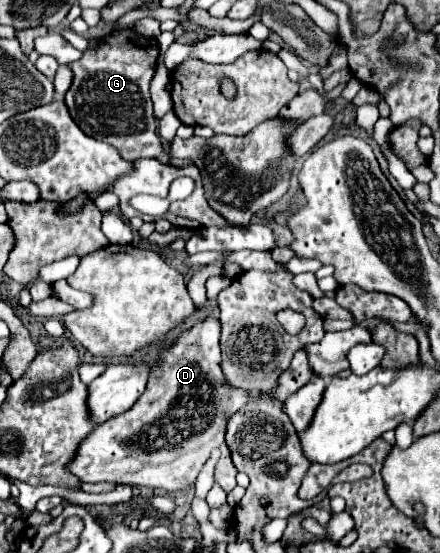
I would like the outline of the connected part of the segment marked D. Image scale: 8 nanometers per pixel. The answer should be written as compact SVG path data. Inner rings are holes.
M206 318L202 322L196 322L188 332L184 332L182 338L176 340L176 344L168 350L160 350L160 366L152 372L150 382L146 386L146 392L138 398L138 402L124 414L104 422L102 426L96 426L78 446L74 458L68 462L68 472L80 478L82 482L122 482L122 484L136 484L136 486L150 486L150 488L162 488L162 490L182 490L196 482L196 476L204 462L210 458L212 450L220 450L220 462L216 466L216 482L230 492L236 486L236 468L232 464L232 456L226 444L226 424L232 414L240 412L250 402L250 396L254 400L278 400L284 402L292 392L302 388L306 382L314 380L316 376L310 374L310 366L306 362L306 354L298 350L288 366L278 378L278 386L270 392L246 392L242 388L234 388L226 382L226 376L220 366L220 322L216 318Z

